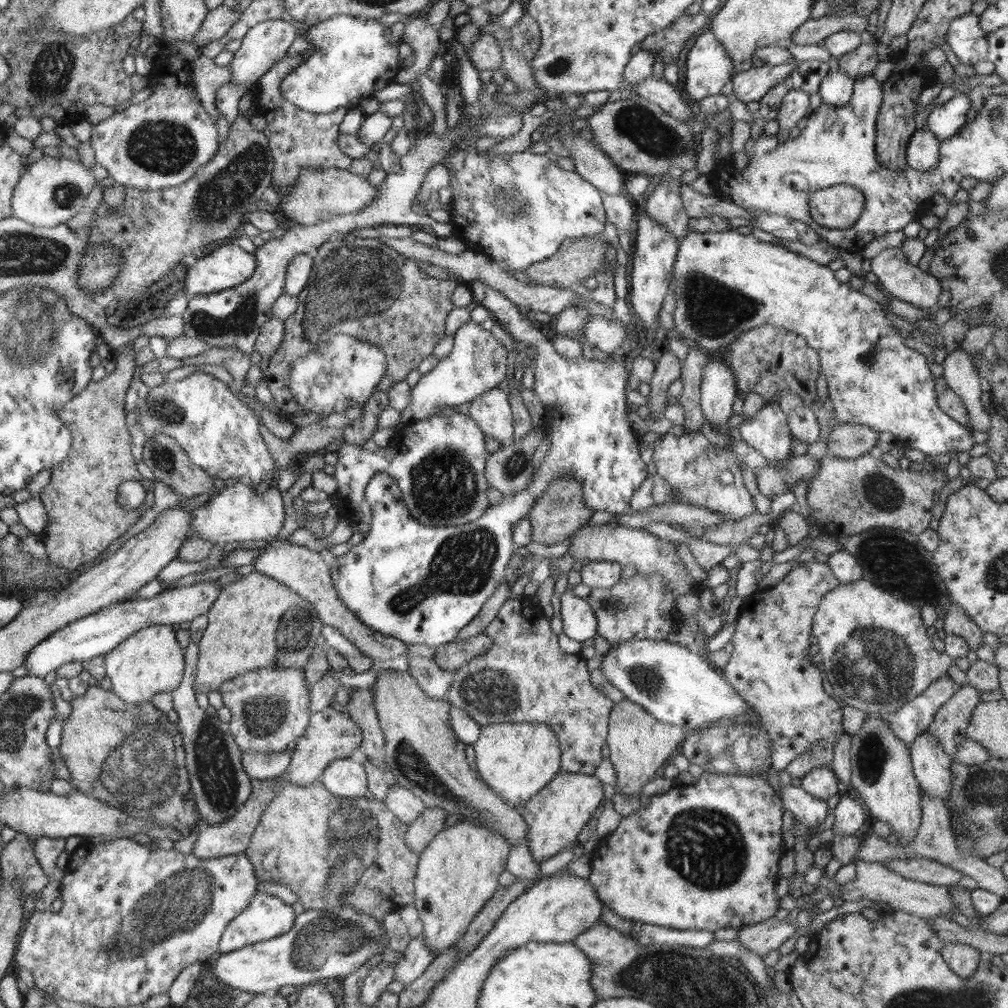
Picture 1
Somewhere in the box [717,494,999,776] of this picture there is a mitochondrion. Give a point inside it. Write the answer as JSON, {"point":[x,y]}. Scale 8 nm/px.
{"point":[872,663]}

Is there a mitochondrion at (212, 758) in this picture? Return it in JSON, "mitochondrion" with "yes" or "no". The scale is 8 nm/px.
{"mitochondrion":"yes"}

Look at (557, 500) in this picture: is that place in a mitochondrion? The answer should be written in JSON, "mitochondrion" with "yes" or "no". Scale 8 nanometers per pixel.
{"mitochondrion":"yes"}

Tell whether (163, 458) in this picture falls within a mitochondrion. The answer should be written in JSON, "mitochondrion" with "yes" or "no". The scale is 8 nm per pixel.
{"mitochondrion":"yes"}

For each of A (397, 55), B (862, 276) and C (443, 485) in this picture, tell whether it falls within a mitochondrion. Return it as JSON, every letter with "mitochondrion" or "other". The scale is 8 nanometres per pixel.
{"A":"other","B":"other","C":"mitochondrion"}

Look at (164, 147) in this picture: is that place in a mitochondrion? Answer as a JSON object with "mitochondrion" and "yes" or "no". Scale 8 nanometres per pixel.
{"mitochondrion":"yes"}

